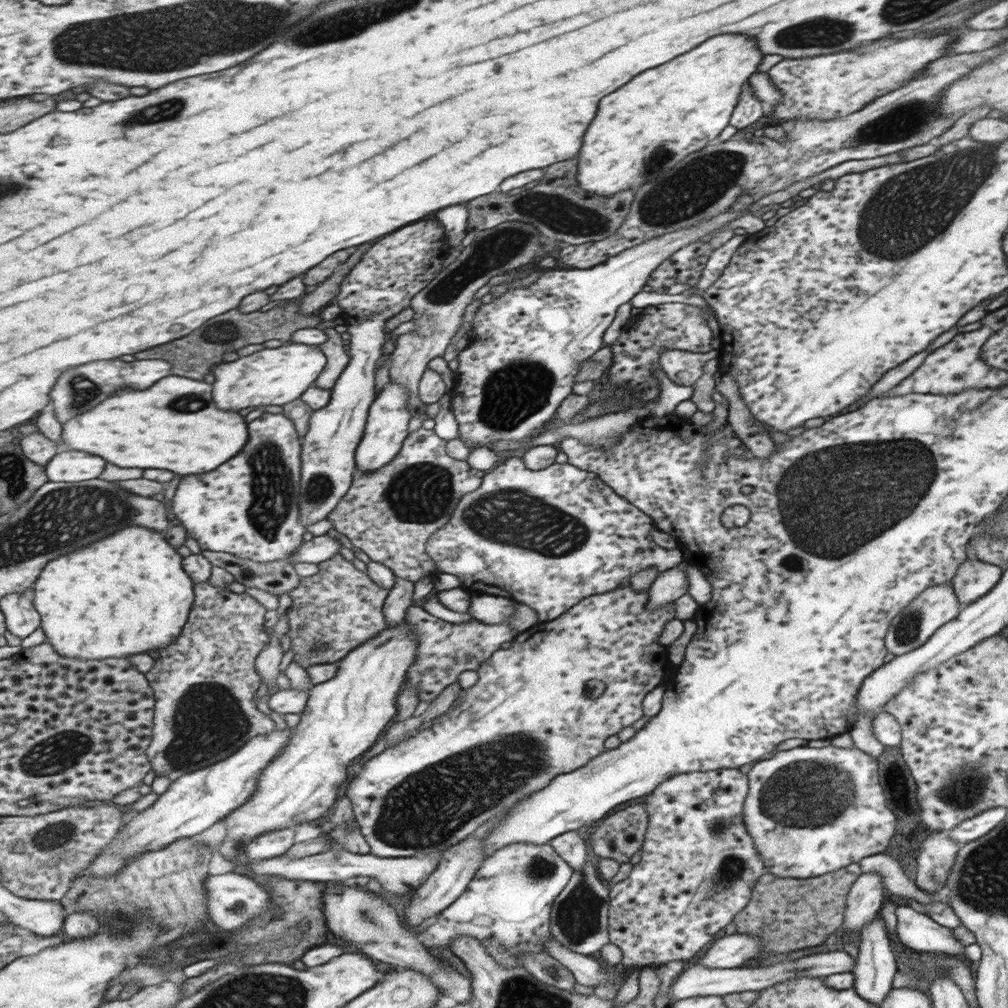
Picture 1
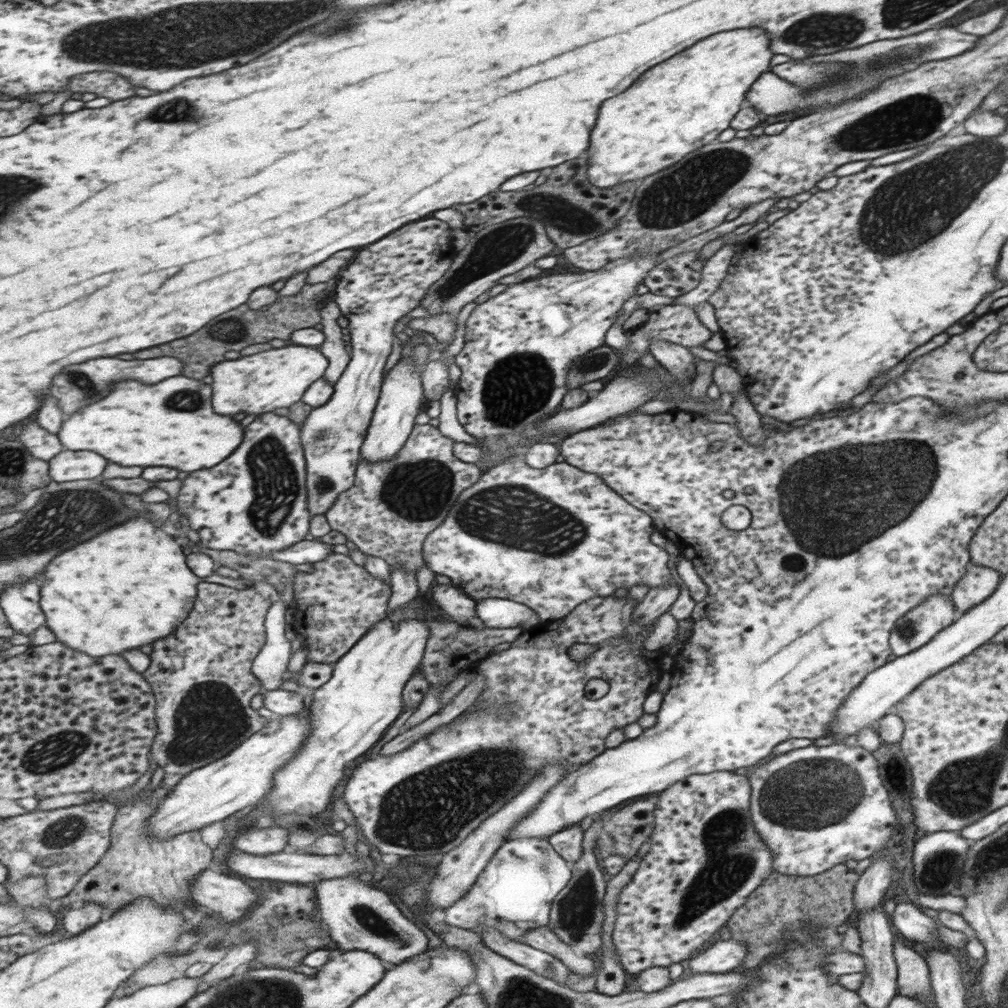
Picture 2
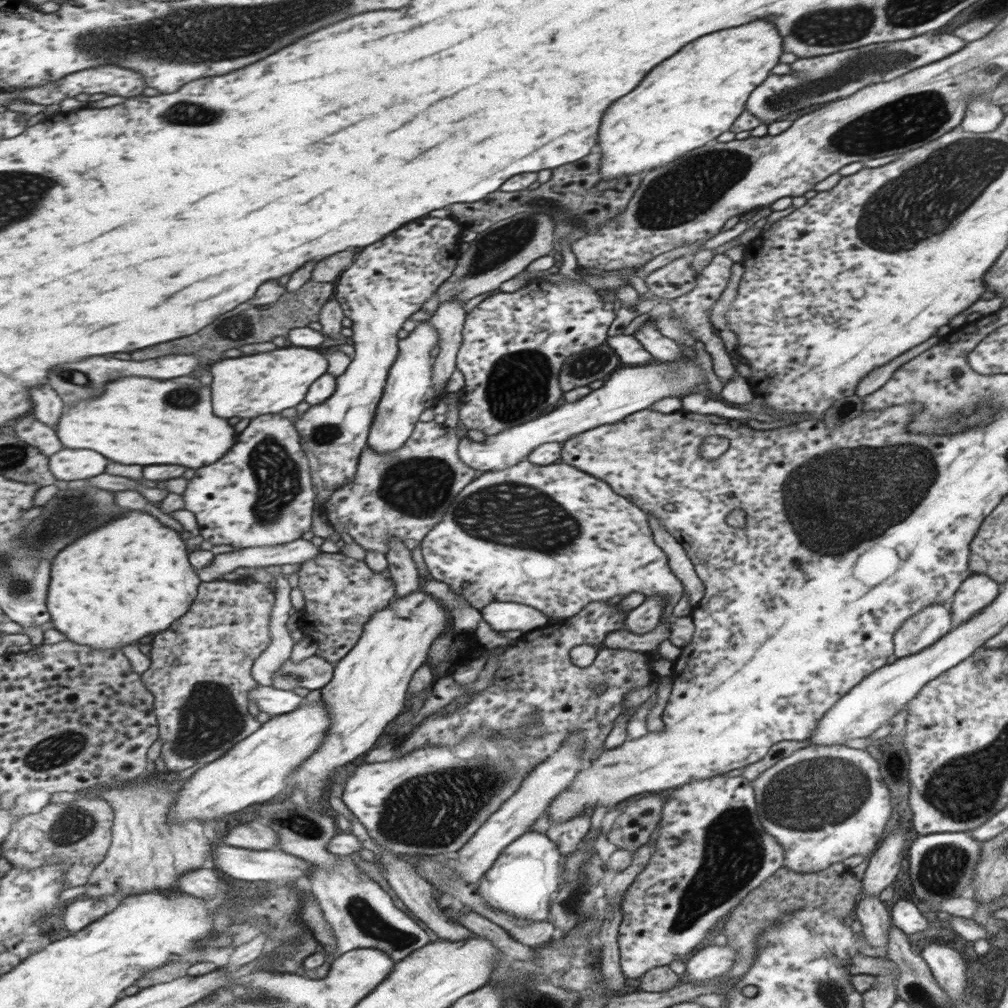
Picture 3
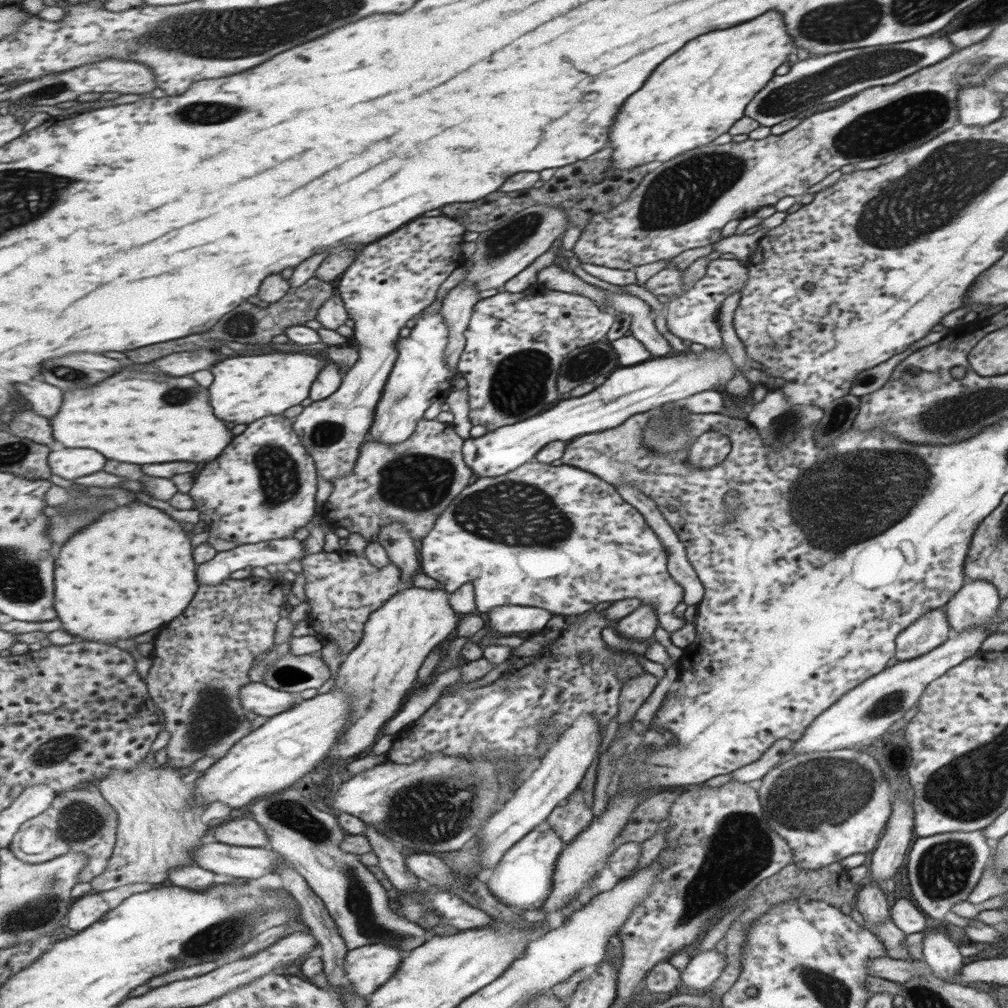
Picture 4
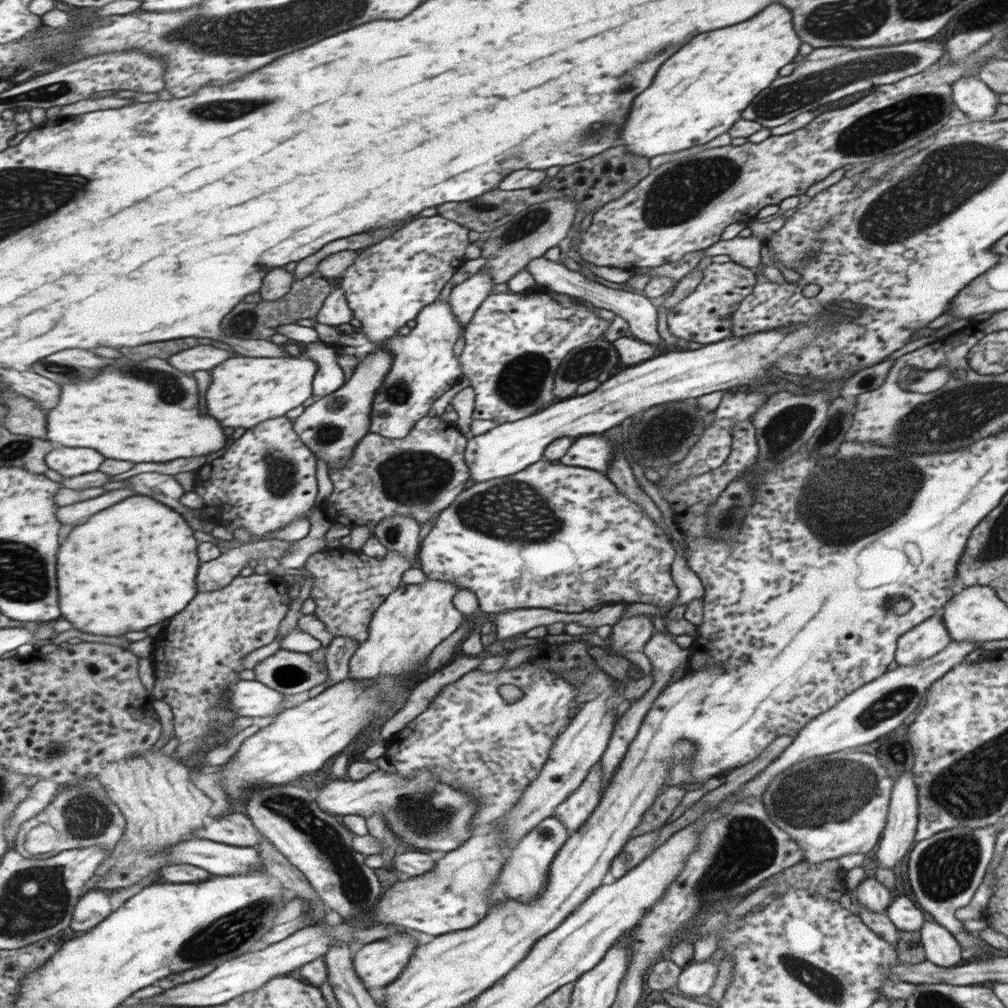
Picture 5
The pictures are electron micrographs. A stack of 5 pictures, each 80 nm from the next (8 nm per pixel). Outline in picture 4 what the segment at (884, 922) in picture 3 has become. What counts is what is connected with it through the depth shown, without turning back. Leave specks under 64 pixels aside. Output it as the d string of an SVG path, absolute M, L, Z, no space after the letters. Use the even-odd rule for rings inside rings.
M875 883L860 886L856 893L855 904L866 923L877 924L888 918L886 895Z

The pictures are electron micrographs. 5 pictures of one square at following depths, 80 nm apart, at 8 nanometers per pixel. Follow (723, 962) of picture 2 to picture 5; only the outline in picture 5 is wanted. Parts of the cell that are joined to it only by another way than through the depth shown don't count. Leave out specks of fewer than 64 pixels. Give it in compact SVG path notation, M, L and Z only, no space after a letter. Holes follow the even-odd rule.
M711 958L705 961L693 961L680 970L677 978L677 990L685 996L703 996L715 981L717 966Z

